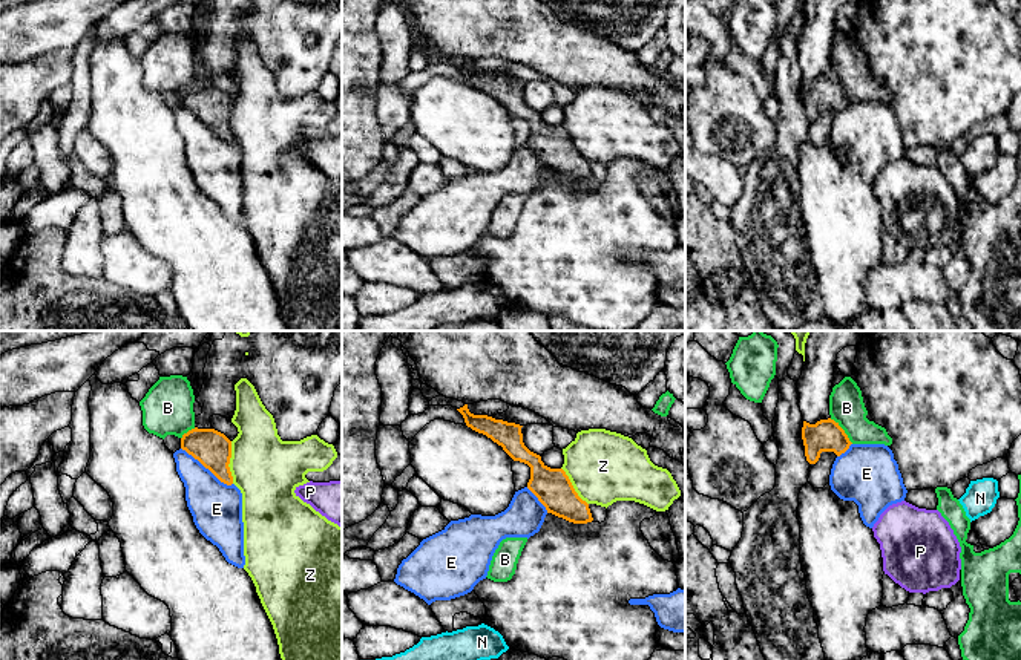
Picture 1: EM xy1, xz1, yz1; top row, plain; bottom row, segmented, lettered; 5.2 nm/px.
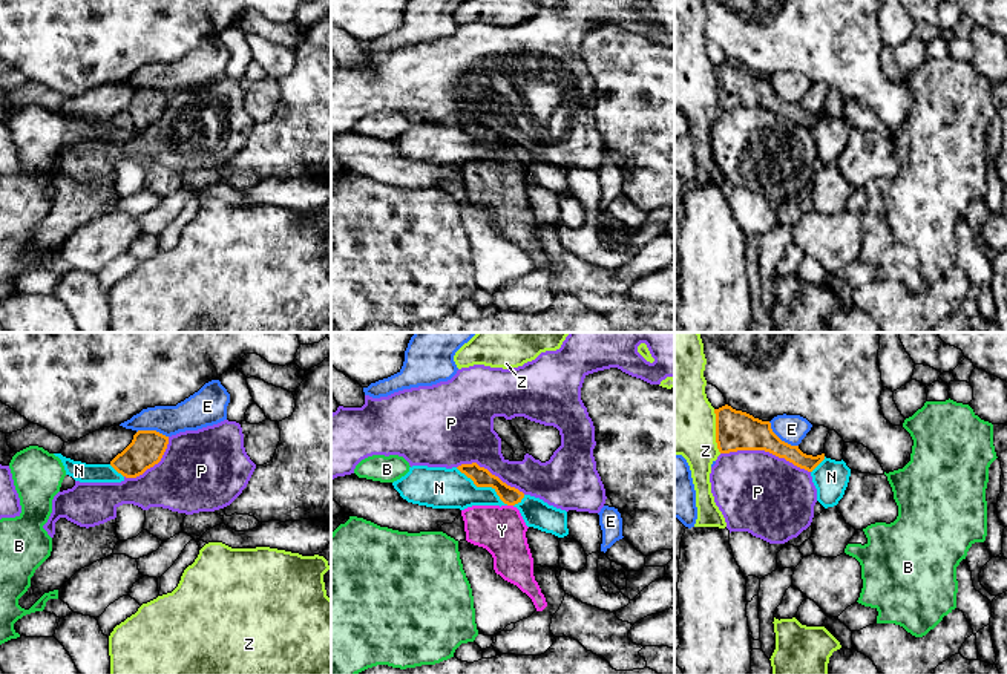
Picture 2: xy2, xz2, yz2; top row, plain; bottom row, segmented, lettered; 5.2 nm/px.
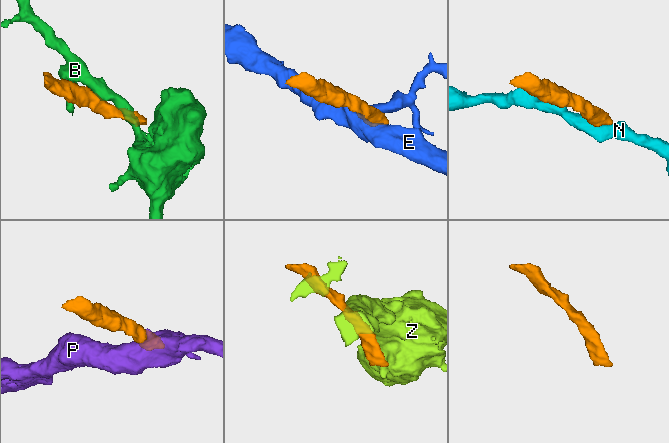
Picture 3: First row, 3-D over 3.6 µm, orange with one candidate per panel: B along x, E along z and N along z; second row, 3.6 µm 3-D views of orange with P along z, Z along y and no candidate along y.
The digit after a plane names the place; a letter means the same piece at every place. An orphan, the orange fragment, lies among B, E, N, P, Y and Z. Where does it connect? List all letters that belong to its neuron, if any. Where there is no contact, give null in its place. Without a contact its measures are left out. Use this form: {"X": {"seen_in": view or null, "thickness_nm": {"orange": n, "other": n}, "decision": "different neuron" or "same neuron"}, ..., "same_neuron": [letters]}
{"B": {"seen_in": "yz1", "thickness_nm": {"orange": 170, "other": 190}, "decision": "different neuron"}, "E": {"seen_in": "xy1", "thickness_nm": {"orange": 190, "other": 260}, "decision": "different neuron"}, "N": {"seen_in": "xz2", "thickness_nm": {"orange": 100, "other": 220}, "decision": "different neuron"}, "P": {"seen_in": "yz2", "thickness_nm": {"orange": 200, "other": 420}, "decision": "different neuron"}, "Y": {"seen_in": "xz2", "thickness_nm": {"orange": 100, "other": 260}, "decision": "same neuron"}, "Z": {"seen_in": "yz2", "thickness_nm": {"orange": 200, "other": 400}, "decision": "different neuron"}, "same_neuron": ["Y"]}

